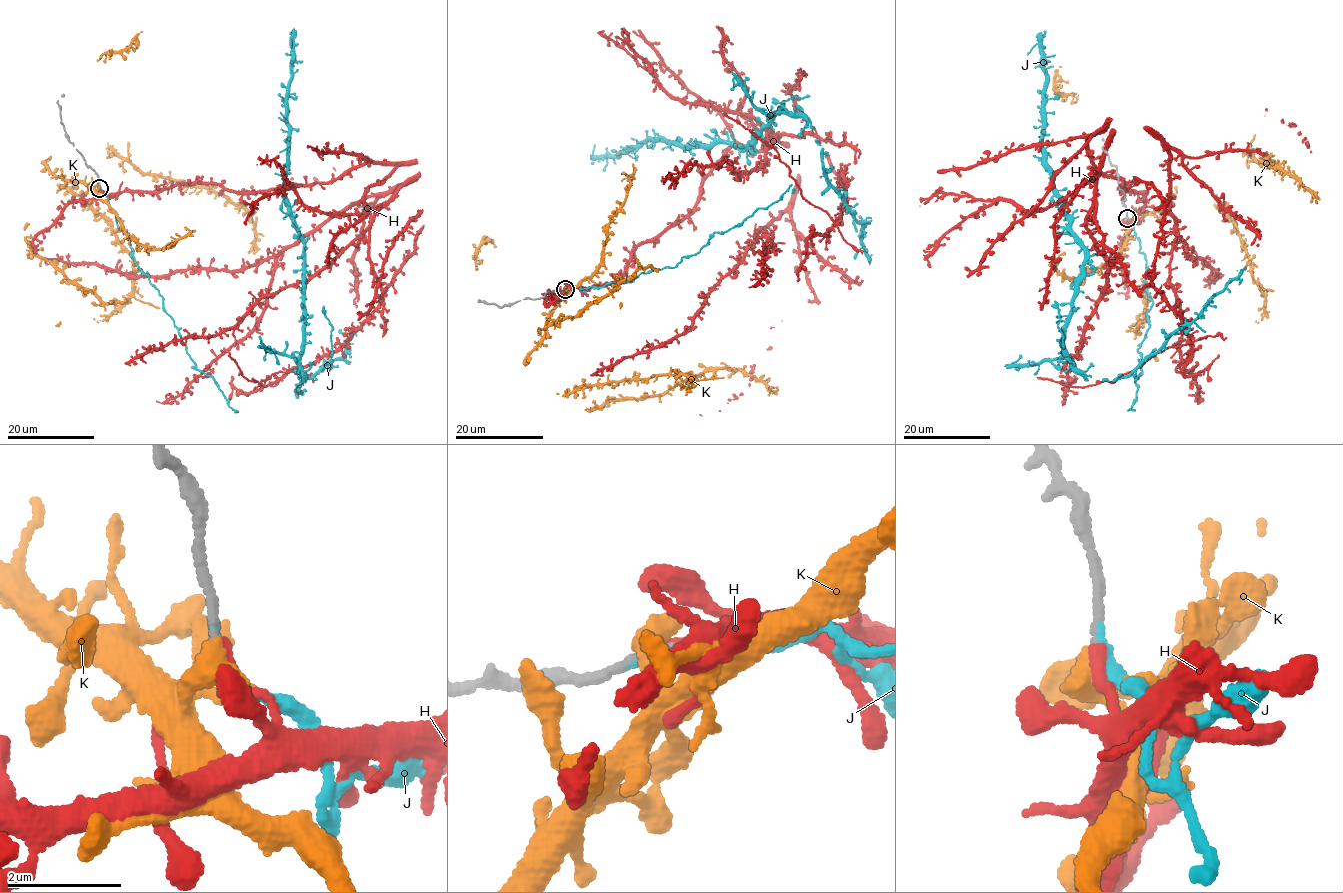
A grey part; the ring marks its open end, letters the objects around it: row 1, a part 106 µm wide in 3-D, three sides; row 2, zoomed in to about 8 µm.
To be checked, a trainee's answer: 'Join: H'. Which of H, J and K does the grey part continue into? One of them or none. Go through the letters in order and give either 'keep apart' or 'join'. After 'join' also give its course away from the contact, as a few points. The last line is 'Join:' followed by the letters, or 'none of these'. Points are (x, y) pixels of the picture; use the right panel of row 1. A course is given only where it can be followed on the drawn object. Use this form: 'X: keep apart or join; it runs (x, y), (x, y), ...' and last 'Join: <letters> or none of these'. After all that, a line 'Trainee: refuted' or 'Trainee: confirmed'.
H: keep apart
J: join
K: keep apart
Join: J
Trainee: refuted

